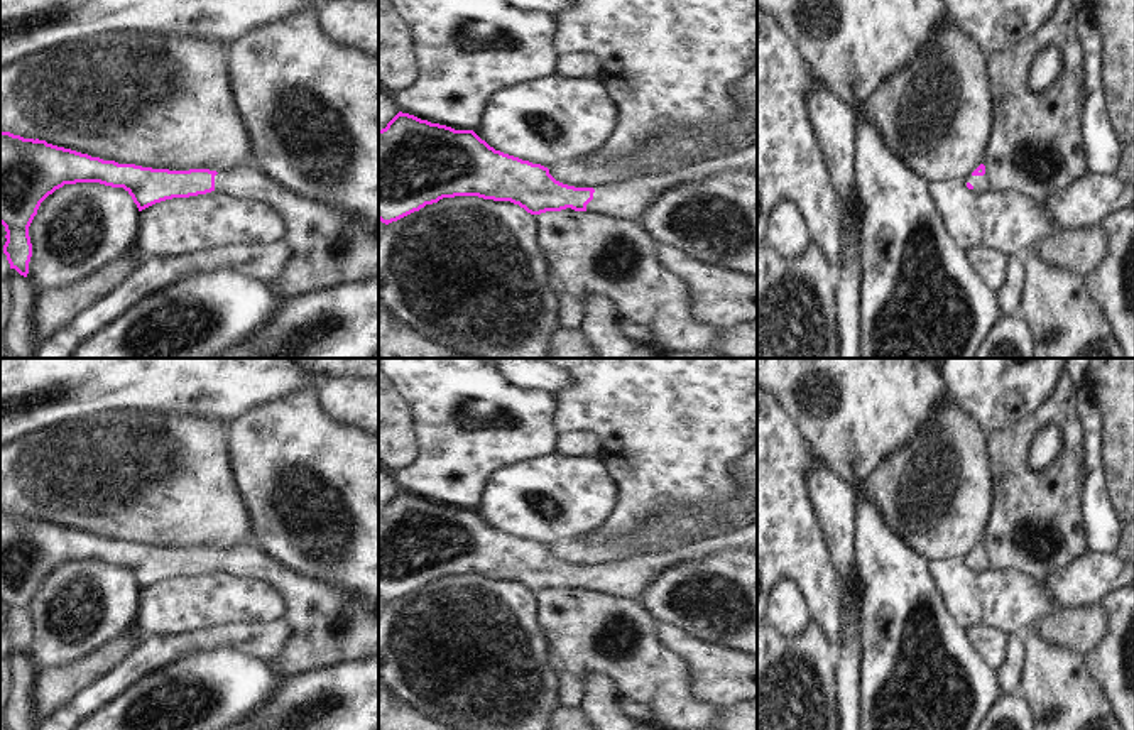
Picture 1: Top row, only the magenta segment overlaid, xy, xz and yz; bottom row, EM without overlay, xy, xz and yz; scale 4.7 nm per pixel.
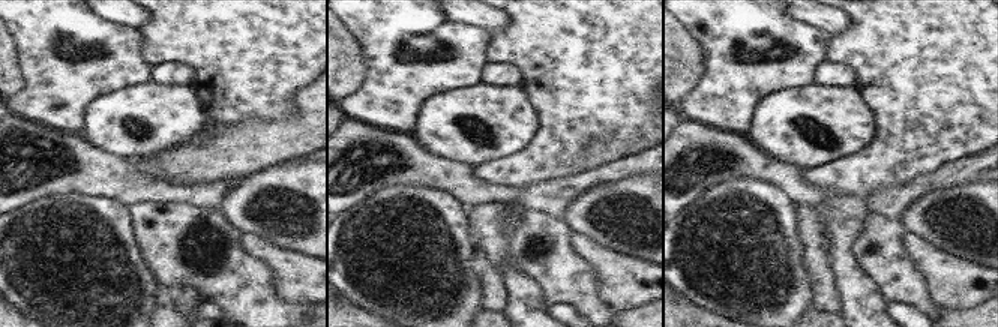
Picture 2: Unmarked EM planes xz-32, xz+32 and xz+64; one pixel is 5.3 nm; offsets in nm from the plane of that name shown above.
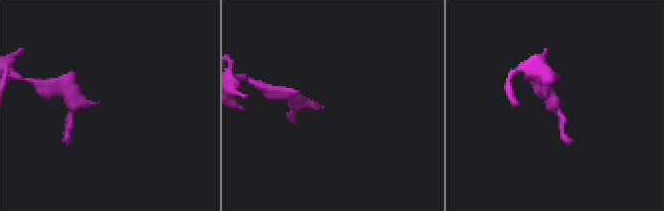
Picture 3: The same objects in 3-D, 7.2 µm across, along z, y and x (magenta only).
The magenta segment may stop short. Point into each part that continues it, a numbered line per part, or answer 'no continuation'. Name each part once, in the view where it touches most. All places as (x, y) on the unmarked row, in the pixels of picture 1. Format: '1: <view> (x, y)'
1: xz (626, 580)

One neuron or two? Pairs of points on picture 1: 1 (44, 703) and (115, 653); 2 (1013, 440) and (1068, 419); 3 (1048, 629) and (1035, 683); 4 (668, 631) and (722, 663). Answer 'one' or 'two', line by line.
1: one
2: one
3: two
4: one

